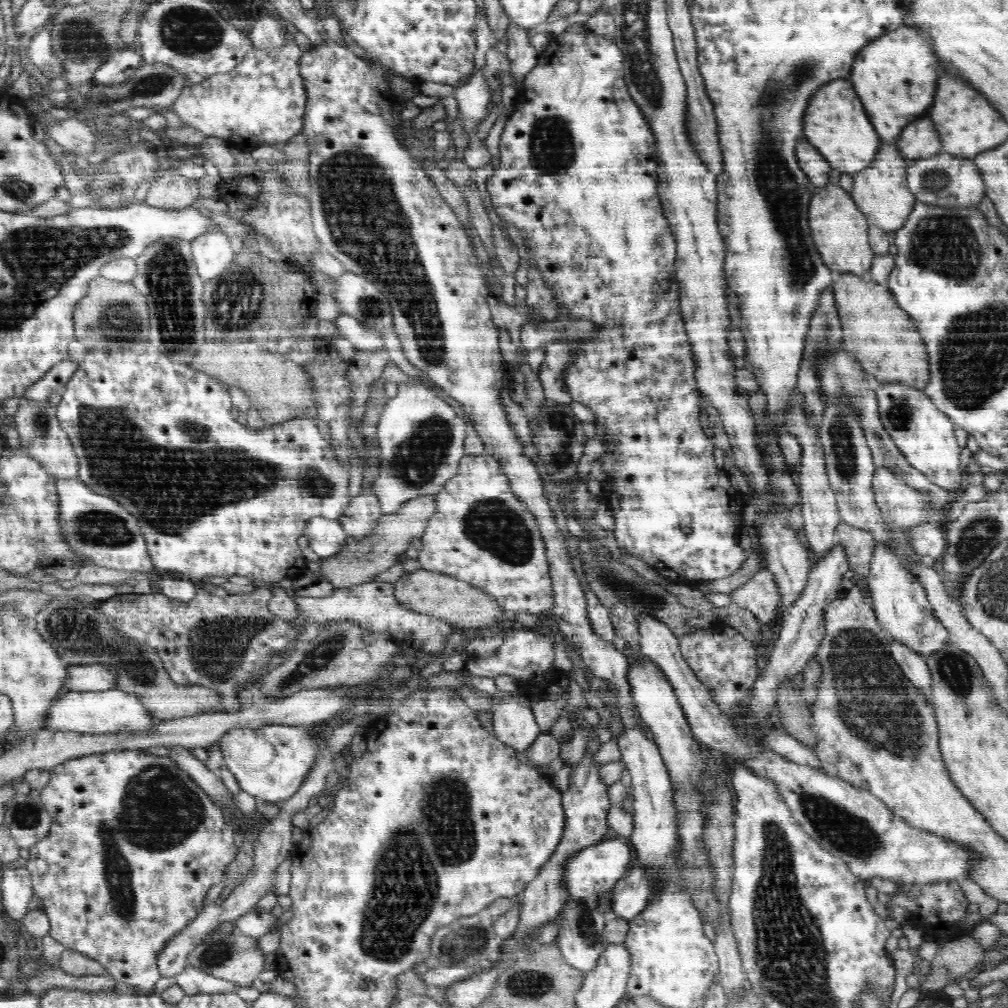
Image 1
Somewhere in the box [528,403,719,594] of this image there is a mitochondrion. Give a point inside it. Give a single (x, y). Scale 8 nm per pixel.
(561, 428)

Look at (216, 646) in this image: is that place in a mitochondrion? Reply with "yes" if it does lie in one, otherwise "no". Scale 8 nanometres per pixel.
yes

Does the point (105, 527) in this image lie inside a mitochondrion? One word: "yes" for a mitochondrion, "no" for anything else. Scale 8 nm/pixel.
yes

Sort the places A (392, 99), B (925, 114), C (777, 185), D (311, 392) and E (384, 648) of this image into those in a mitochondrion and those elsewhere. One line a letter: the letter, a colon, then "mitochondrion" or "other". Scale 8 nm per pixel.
A: other
B: other
C: mitochondrion
D: other
E: other

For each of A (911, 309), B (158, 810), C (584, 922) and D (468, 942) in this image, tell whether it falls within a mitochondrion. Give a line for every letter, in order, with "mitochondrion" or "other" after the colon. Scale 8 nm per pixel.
A: other
B: mitochondrion
C: mitochondrion
D: mitochondrion

